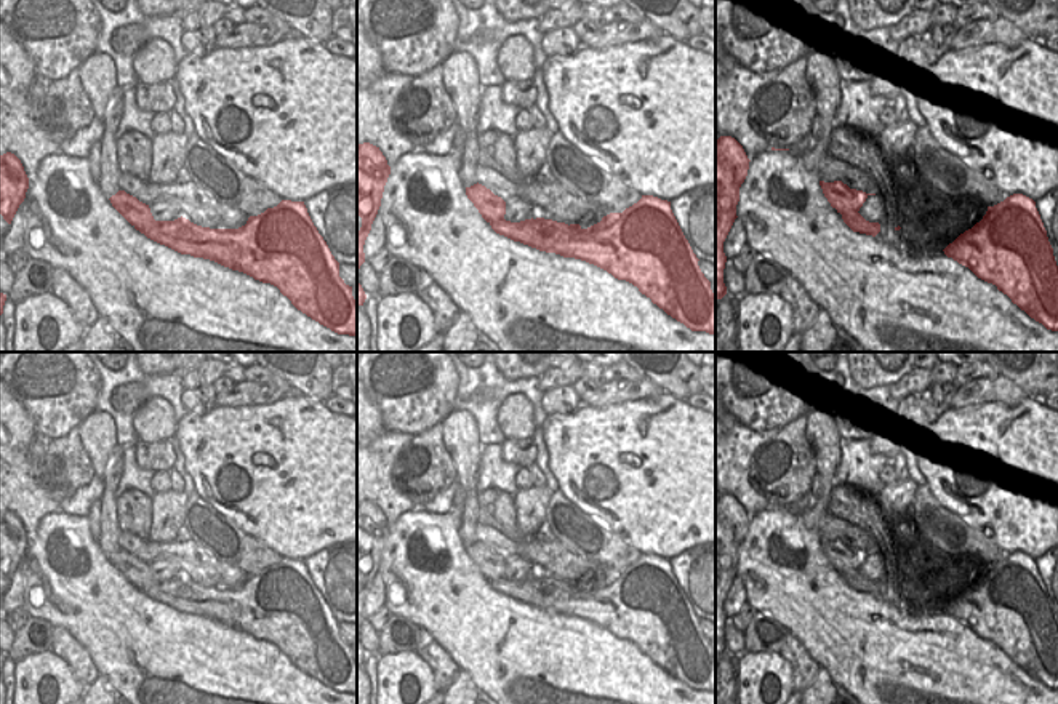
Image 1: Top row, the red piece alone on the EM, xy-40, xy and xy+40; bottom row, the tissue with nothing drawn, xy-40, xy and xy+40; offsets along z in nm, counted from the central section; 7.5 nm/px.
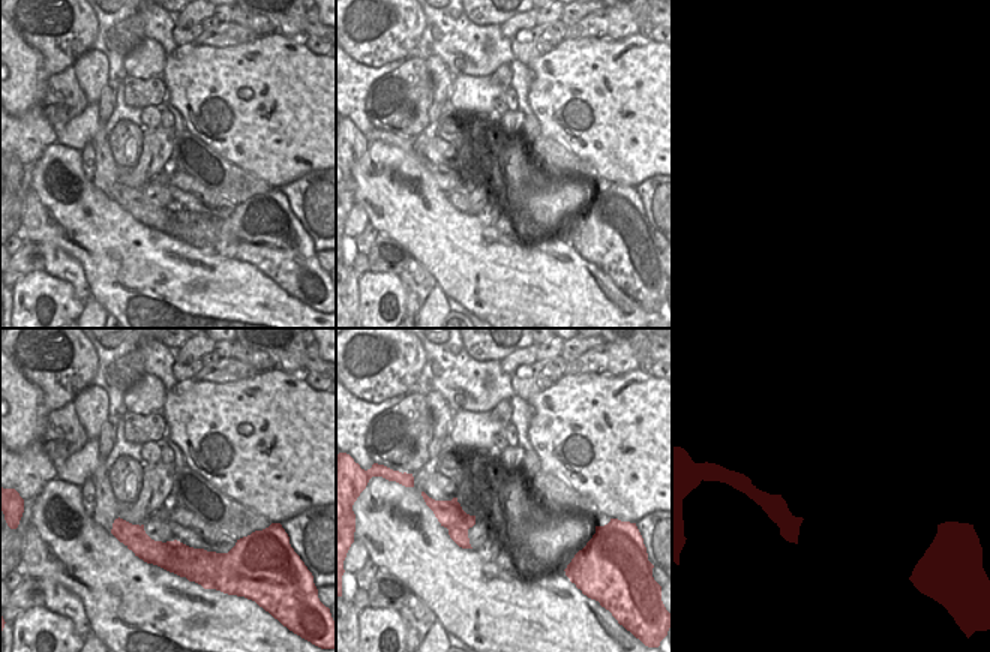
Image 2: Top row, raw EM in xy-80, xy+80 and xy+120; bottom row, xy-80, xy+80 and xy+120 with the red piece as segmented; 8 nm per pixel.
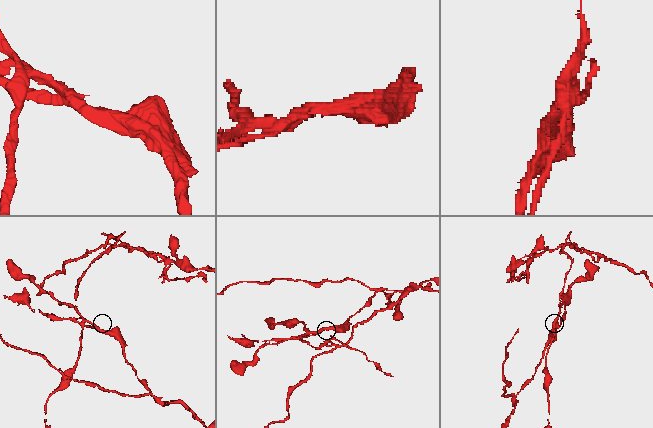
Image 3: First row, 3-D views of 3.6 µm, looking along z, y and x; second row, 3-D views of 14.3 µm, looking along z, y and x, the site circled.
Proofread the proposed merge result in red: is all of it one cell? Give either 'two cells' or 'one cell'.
two cells

